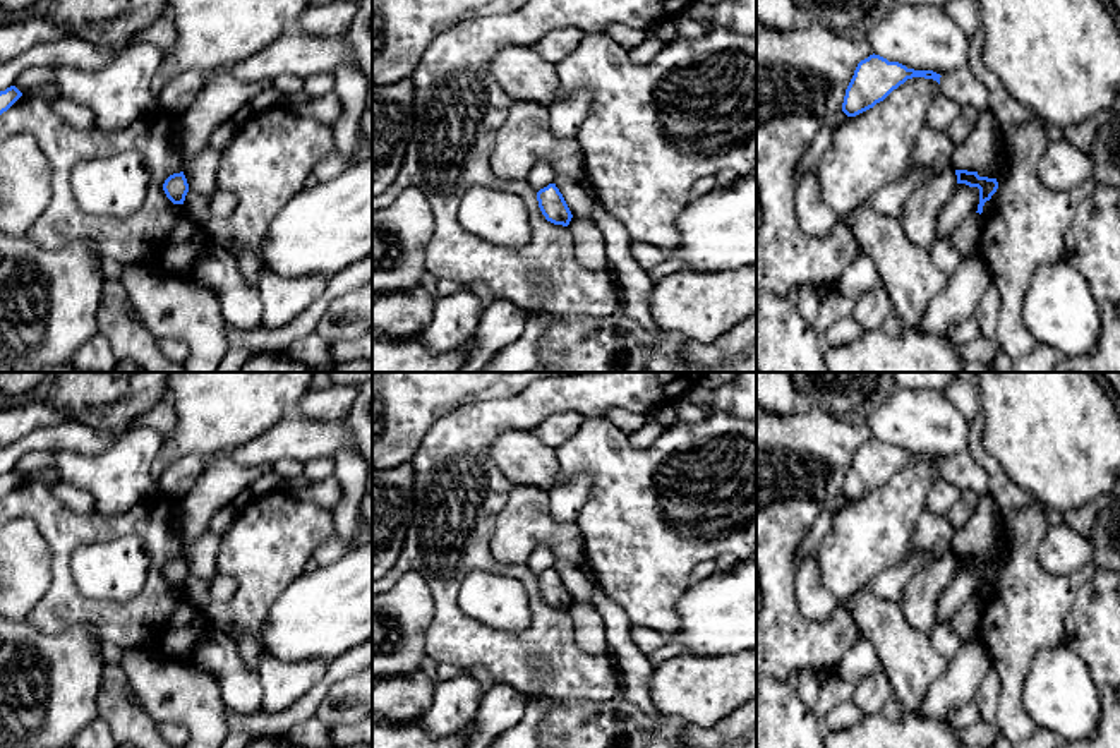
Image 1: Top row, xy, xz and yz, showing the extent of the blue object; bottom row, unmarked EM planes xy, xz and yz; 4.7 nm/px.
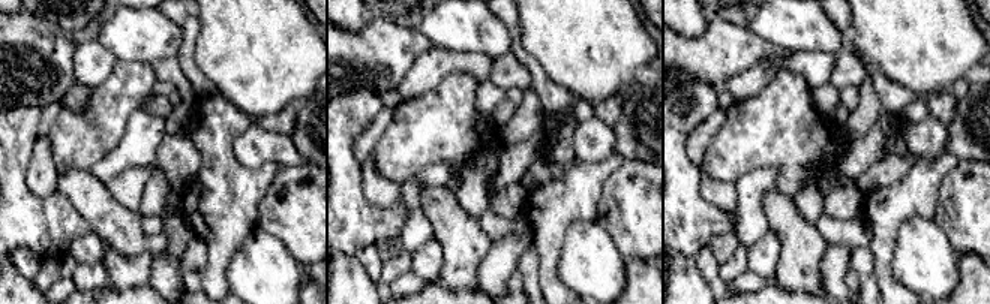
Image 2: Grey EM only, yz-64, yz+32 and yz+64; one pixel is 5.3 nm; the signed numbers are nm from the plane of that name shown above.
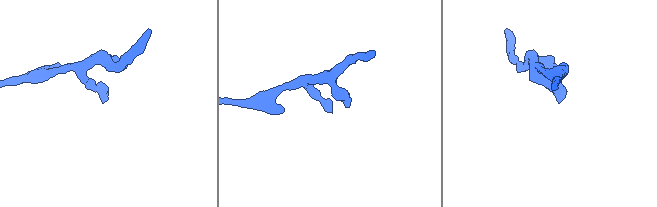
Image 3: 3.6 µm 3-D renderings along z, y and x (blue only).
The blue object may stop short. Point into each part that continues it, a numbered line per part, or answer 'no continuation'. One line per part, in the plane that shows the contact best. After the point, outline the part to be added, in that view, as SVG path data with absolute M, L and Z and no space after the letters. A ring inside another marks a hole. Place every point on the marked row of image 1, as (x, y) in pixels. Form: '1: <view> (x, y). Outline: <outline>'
no continuation

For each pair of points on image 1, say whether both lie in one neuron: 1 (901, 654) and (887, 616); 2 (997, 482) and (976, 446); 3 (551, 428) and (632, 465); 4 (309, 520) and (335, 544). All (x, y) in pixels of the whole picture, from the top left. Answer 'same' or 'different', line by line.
1: same
2: same
3: different
4: different

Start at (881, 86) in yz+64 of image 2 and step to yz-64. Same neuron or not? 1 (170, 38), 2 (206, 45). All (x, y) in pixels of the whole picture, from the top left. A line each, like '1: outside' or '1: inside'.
1: outside
2: outside

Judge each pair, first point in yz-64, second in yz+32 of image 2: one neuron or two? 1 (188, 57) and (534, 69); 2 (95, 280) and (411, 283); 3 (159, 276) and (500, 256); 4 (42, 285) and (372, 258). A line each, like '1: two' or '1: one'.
1: one
2: two
3: two
4: two

